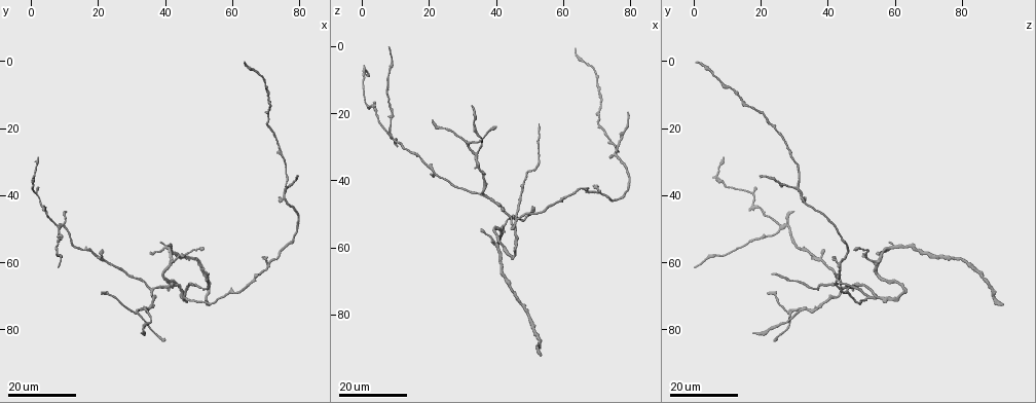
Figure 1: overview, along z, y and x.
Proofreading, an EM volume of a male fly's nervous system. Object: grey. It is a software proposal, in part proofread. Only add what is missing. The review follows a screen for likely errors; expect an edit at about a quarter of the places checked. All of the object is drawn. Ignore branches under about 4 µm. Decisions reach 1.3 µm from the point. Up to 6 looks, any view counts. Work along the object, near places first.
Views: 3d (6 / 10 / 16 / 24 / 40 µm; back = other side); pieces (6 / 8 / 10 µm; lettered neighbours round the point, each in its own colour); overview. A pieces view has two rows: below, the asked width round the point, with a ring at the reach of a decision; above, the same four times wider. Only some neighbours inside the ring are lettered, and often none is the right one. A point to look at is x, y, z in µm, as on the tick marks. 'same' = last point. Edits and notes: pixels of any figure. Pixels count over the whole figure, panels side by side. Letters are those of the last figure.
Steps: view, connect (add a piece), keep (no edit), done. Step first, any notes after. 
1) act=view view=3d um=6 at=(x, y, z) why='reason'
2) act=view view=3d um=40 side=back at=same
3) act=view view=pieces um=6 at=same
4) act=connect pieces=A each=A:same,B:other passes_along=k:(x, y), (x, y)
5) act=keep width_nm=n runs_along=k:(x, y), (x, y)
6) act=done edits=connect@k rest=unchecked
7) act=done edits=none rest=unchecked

act=view view=3d um=16 at=(2.0, 28.5, 9.0) why='branch stops here'

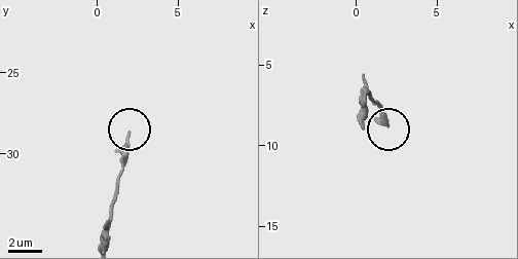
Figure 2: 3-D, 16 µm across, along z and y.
act=view view=pieces um=10 at=same why='what lies round it'

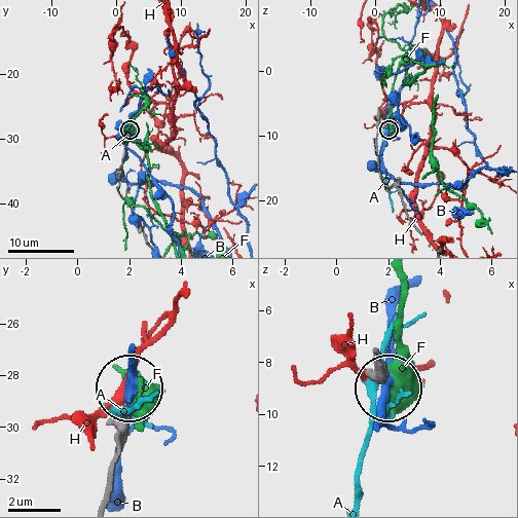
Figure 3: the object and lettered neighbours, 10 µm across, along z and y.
act=keep each=A:other,B:other,F:other,H:other found='none of them fits'

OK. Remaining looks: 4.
act=view view=3d um=24 at=(52.5, 63.5, 23.0) why='long arm stops here'

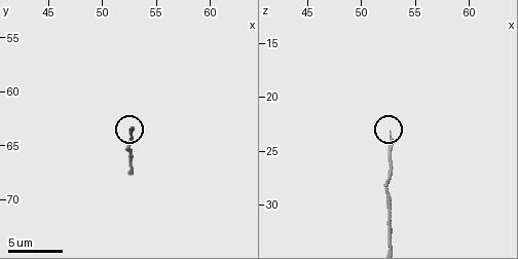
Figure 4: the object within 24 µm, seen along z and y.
act=view view=pieces um=8 at=(52.4, 63.2, 23.2)

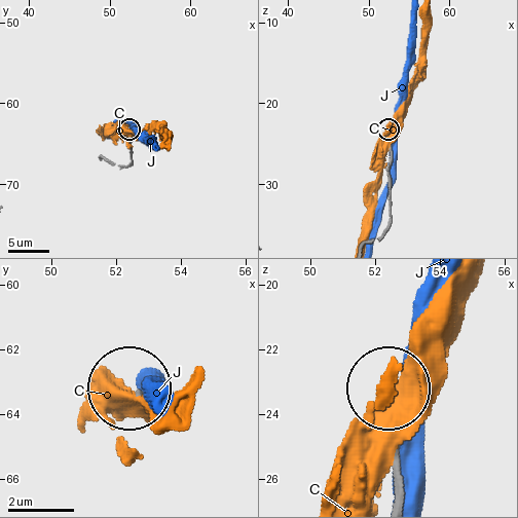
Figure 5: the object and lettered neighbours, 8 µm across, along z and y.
act=keep each=C:other,J:other found='none of them fits'

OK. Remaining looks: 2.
act=view view=3d um=16 at=(33.0, 81.0, 18.0) why='long arm stops here'

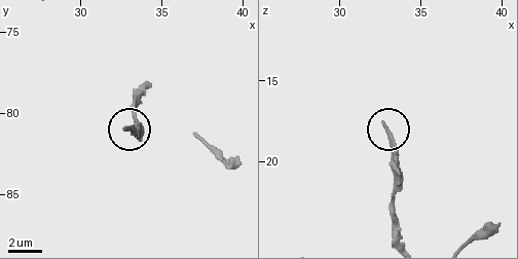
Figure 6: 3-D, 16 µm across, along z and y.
act=view view=pieces um=8 at=(32.7, 81.0, 17.7)

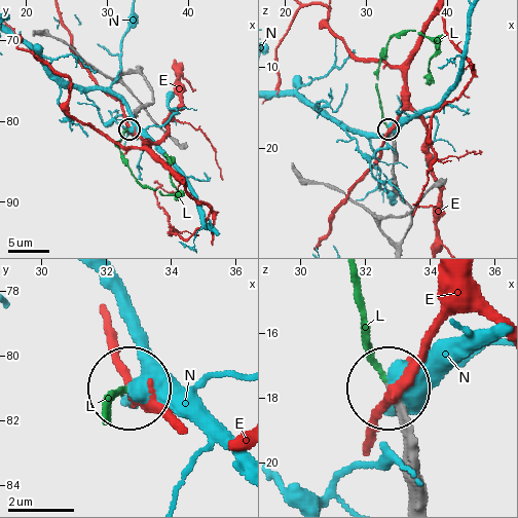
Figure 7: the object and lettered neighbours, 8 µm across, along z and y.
act=connect pieces=L each=E:other,L:same,N:other found='the neuron continues'

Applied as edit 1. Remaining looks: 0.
act=done edits=connect@7 rest=unchecked

